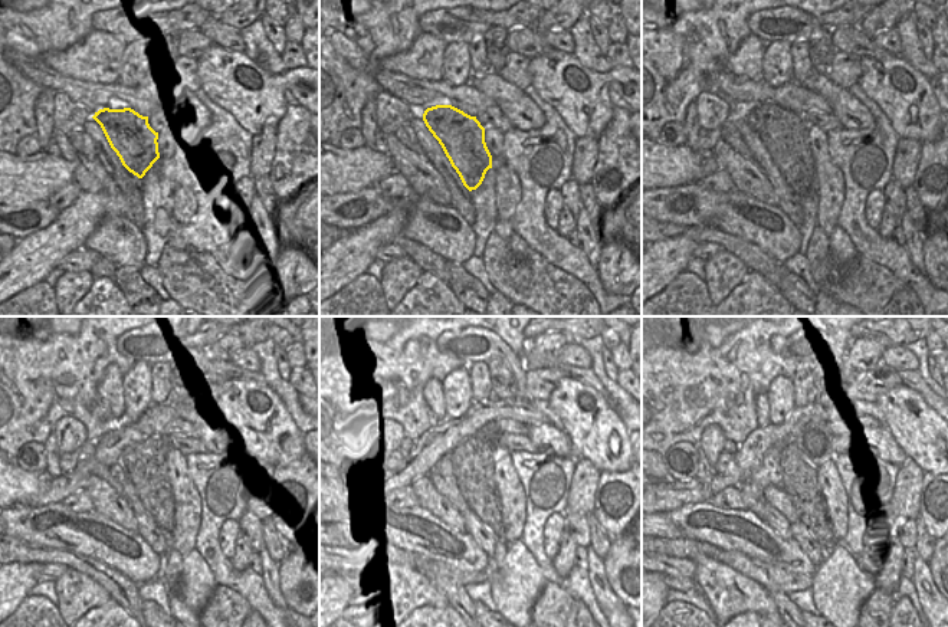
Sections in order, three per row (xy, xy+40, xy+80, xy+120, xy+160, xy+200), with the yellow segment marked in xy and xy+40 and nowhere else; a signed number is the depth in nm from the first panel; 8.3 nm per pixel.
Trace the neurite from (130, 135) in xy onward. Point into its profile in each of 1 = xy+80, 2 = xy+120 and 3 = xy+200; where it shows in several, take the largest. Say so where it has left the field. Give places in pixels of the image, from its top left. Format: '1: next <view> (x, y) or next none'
1: next xy+80 (784, 134)
2: next xy+120 (144, 462)
3: next xy+200 (799, 478)

